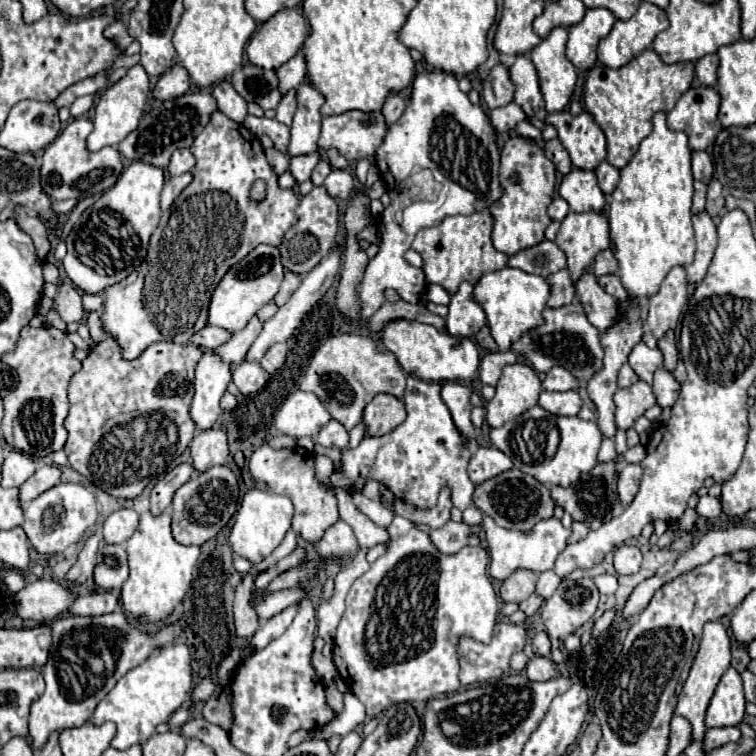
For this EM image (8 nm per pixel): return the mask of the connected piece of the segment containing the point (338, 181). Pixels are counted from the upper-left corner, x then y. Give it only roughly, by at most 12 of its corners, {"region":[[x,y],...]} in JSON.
{"region":[[333,170],[323,184],[333,198],[347,198],[353,176]]}

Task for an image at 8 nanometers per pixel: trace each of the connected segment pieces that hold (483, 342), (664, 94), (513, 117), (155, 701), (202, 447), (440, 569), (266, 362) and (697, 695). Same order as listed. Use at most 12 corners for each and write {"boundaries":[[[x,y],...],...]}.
{"boundaries":[[[487,326],[475,340],[489,352],[499,350]],[[645,50],[623,68],[597,64],[585,112],[621,170],[691,88],[693,64]],[[515,104],[495,108],[489,114],[499,132],[513,130],[525,120],[525,112]],[[185,644],[153,652],[97,704],[115,750],[145,744],[191,696]],[[225,430],[195,434],[193,468],[223,466],[229,456]],[[395,516],[333,662],[375,718],[457,692],[489,642],[489,556]],[[273,344],[259,360],[261,368],[275,374],[287,356],[285,344]],[[707,622],[675,714],[701,740],[705,710],[731,662],[731,638]]]}

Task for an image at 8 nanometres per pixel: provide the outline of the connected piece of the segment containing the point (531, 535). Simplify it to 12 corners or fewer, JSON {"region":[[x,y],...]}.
{"region":[[483,516],[489,574],[551,570],[571,534],[557,518],[505,530]]}

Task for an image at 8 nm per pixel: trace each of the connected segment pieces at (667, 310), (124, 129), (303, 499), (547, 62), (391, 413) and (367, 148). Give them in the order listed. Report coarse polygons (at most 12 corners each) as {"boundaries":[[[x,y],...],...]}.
{"boundaries":[[[673,268],[649,298],[655,338],[675,328],[687,304],[685,270]],[[143,66],[129,68],[95,106],[91,152],[139,126],[149,98]],[[253,452],[249,472],[289,496],[293,530],[315,544],[323,538],[323,484],[313,454]],[[555,28],[531,52],[547,112],[565,110],[577,72]],[[375,396],[363,410],[365,436],[385,436],[405,416],[403,400]],[[381,112],[325,116],[319,148],[347,160],[375,154],[387,132]]]}

